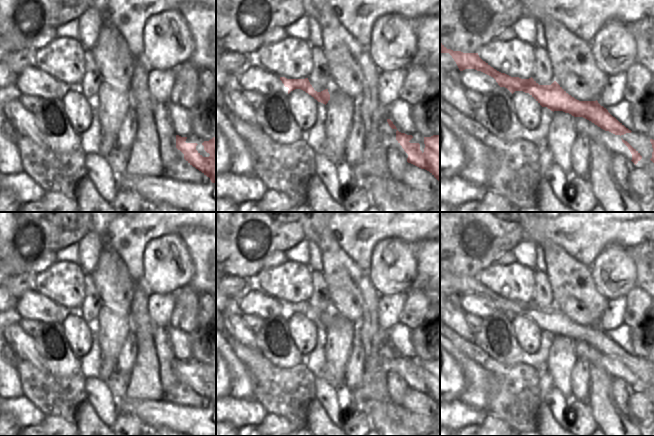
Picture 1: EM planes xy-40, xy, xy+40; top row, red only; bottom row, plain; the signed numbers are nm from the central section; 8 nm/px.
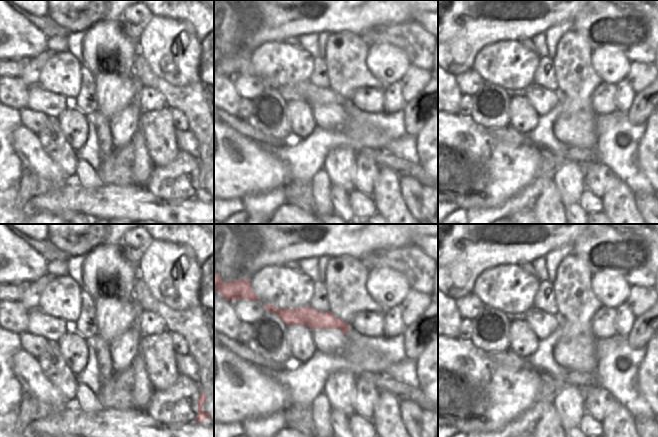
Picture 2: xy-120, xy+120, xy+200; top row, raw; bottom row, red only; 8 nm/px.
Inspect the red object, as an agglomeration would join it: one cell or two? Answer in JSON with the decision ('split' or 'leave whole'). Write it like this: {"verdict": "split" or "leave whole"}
{"verdict": "leave whole"}

